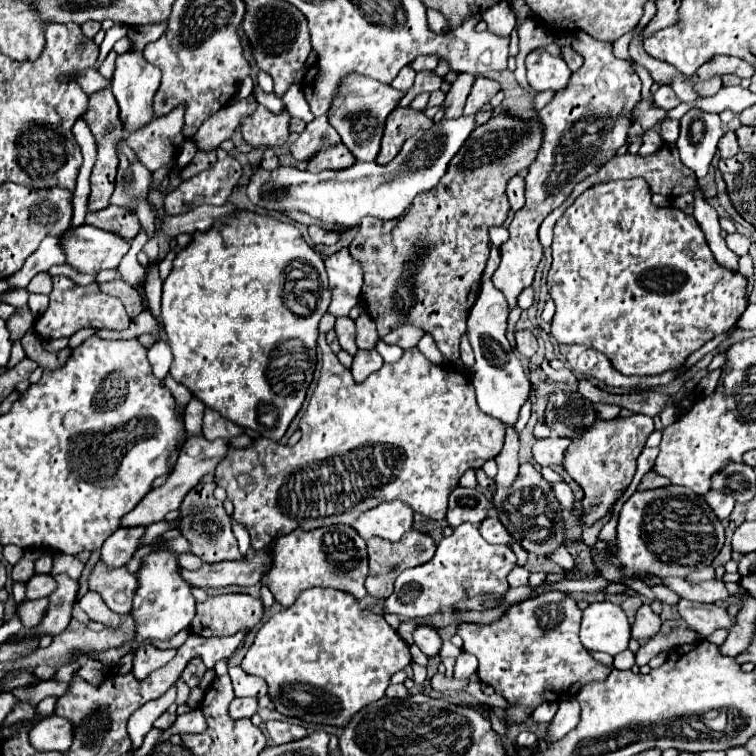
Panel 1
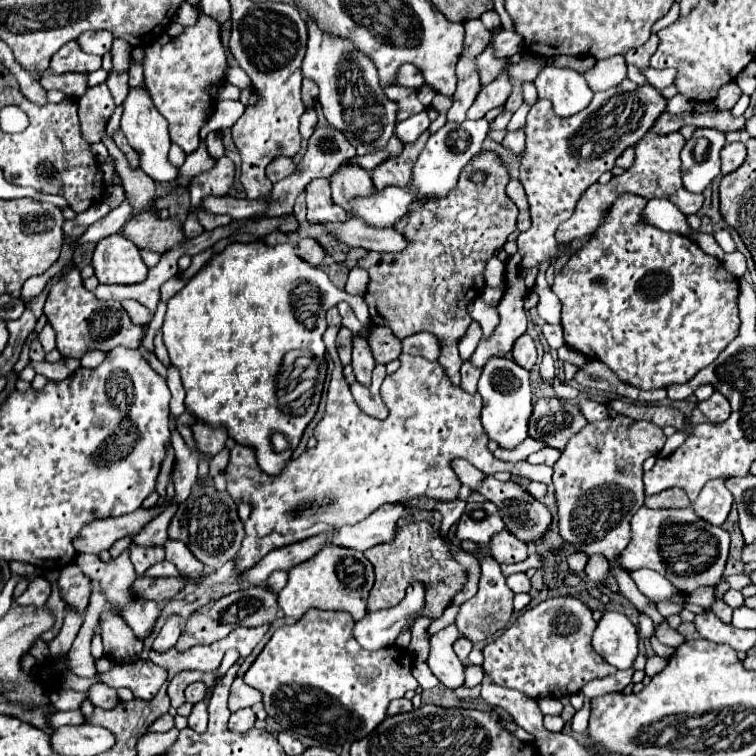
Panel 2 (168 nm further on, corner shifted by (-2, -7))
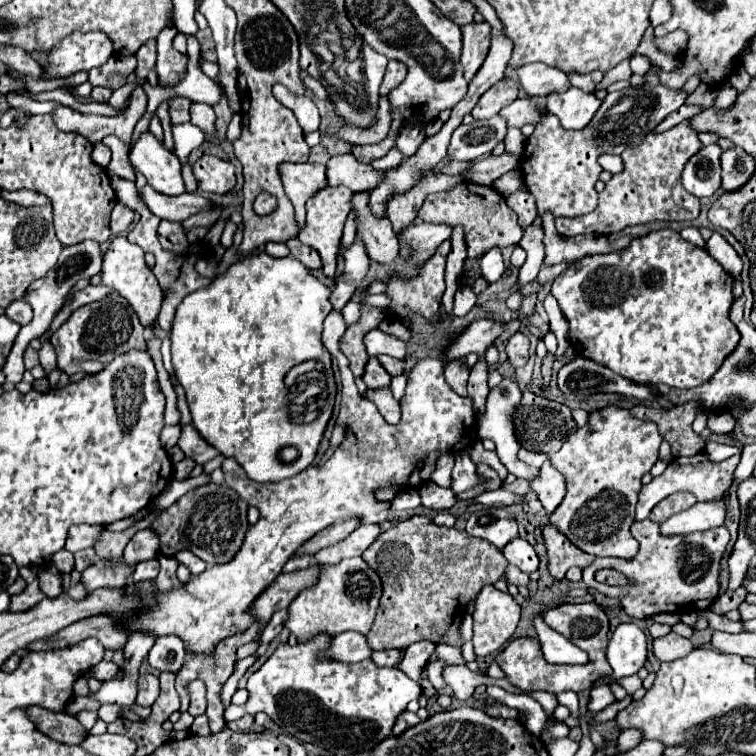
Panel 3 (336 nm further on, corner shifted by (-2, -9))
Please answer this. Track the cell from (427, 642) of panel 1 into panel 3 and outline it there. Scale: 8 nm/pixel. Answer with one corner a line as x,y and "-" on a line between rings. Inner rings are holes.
445,666
443,668
443,680
453,690
453,698
457,698
457,700
471,698
473,690
482,684
487,686
496,685
507,692
518,695
530,693
530,691
515,688
505,678
494,679
489,676
483,676
483,674
477,674
477,672
471,672
467,666

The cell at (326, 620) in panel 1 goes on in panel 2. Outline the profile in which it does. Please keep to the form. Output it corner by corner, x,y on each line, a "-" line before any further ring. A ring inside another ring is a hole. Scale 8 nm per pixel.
309,610
293,626
275,630
273,638
245,672
245,684
263,694
265,712
285,730
299,736
309,736
327,746
341,746
345,742
353,744
369,736
385,720
391,700
403,698
407,690
417,690
419,684
411,674
411,656
407,656
407,652
399,650
397,646
375,652
361,650
353,638
353,624
355,622
349,618
349,614

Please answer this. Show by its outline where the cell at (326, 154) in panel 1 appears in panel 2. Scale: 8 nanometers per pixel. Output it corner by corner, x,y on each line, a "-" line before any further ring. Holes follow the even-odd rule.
343,164
335,170
333,178
331,178
331,190
333,190
333,202
343,206
345,212
349,214
351,206
349,200
357,198
357,196
369,196
373,194
373,182
369,178
369,172
359,168
359,166
351,166
351,164

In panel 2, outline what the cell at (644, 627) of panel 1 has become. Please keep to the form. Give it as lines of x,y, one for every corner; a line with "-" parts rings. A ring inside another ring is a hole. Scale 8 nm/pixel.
663,622
663,624
657,628
657,638
659,638
661,644
671,646
671,648
679,648
679,646
685,642
685,638
683,638
677,630
673,630
667,622

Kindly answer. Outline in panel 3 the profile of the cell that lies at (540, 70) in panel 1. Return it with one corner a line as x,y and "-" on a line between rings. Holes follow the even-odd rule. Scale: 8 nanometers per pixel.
569,86
565,92
551,92
547,98
547,110
555,114
561,120
563,128
585,128
597,108
601,106
601,100
595,98
595,94
587,94
575,86

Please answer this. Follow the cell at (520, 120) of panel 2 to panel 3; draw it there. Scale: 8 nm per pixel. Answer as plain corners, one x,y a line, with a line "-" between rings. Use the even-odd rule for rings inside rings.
509,128
507,136
505,136
505,148
513,154
521,154
523,144
525,144
525,136
521,134
521,130
519,128

